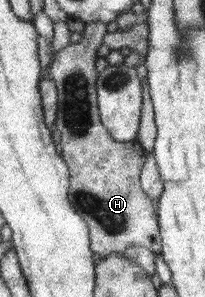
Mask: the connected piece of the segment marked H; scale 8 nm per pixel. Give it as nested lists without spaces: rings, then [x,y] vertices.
[[[89,22],[82,31],[84,37],[79,42],[71,42],[64,49],[54,55],[51,64],[51,76],[55,81],[59,93],[59,110],[56,122],[60,132],[60,150],[70,170],[72,184],[70,194],[76,211],[83,215],[90,226],[92,238],[92,251],[102,257],[109,253],[122,253],[128,247],[143,247],[159,254],[160,226],[157,226],[159,218],[155,218],[153,204],[148,195],[140,186],[140,170],[144,164],[145,152],[135,140],[119,142],[109,134],[108,128],[100,117],[100,102],[98,101],[97,81],[100,73],[97,72],[97,50],[104,45],[107,34],[107,26],[104,22]]]

